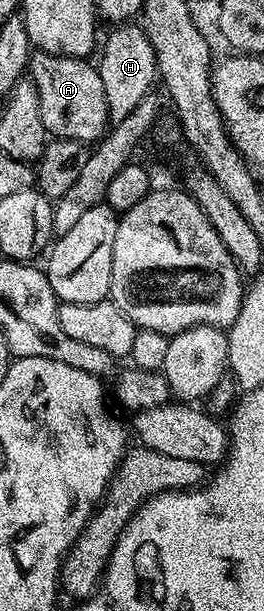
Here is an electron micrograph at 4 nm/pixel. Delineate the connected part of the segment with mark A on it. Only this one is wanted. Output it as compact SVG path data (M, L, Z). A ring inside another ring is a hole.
M36 50L29 64L29 79L39 94L43 124L48 136L75 139L84 145L98 144L109 127L105 85L101 85L99 68L87 59L70 59Z

